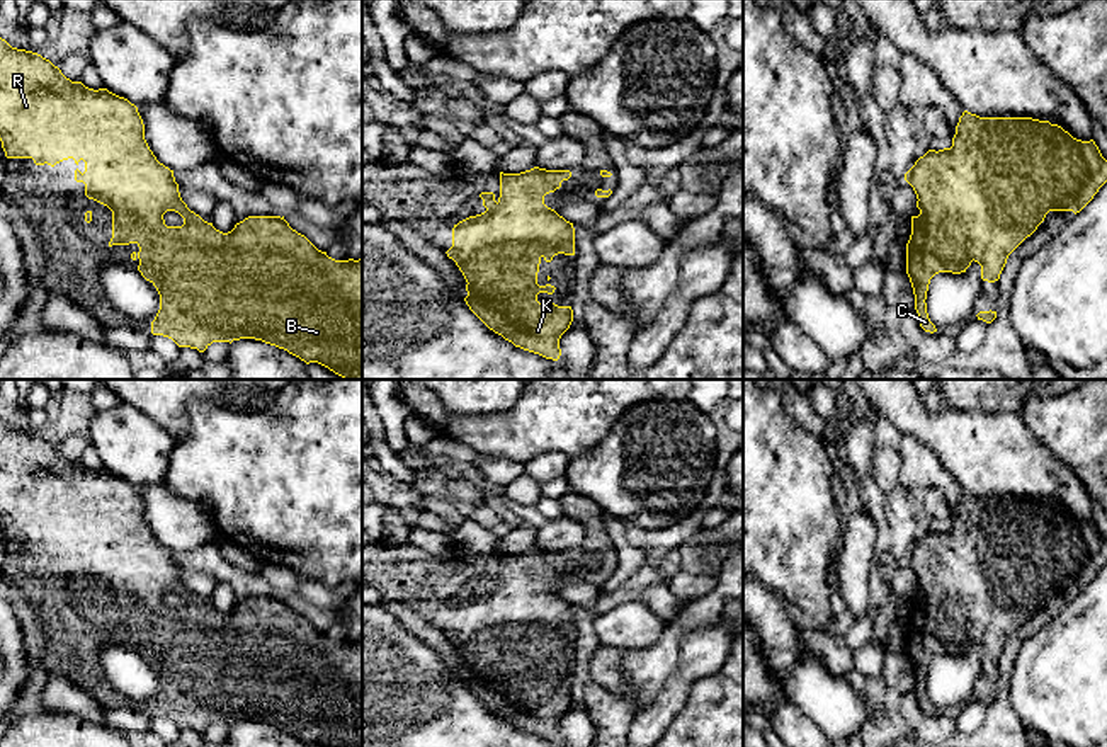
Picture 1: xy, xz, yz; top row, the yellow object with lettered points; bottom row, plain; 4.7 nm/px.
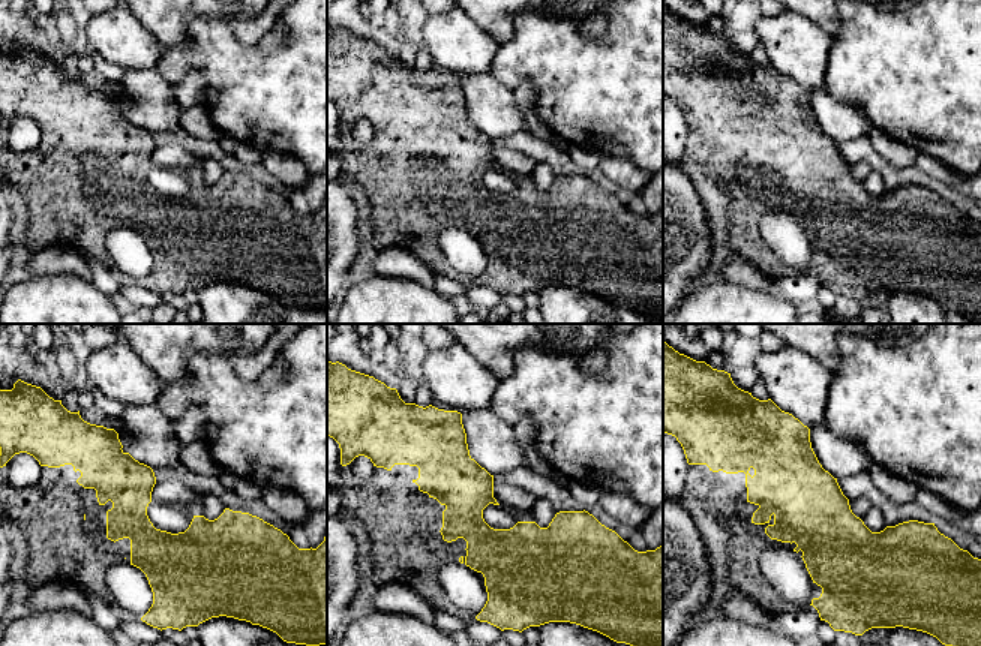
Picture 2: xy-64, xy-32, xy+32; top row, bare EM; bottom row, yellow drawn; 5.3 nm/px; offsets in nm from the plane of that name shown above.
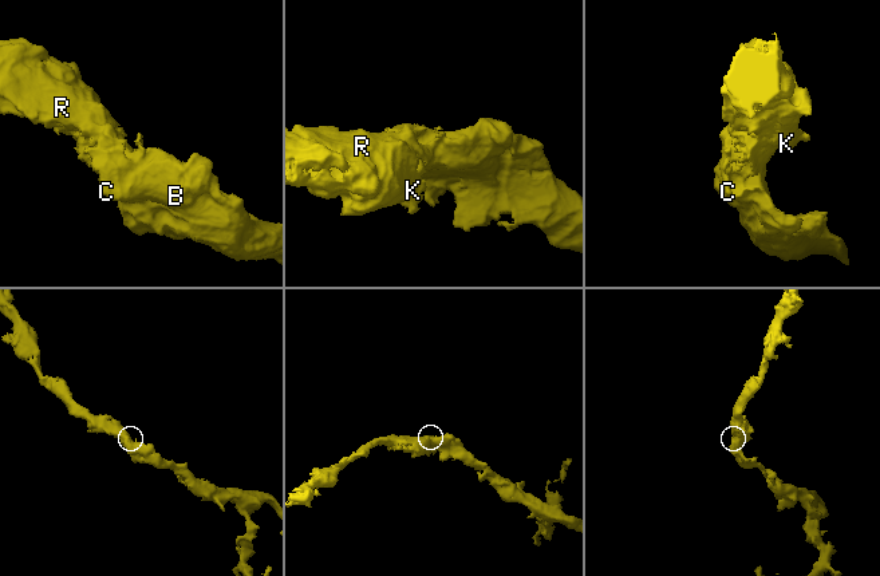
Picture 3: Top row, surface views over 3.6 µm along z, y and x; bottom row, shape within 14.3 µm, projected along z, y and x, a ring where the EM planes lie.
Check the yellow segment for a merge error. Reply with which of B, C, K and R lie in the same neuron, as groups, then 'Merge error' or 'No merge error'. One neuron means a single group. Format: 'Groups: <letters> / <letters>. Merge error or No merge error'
Groups: B C K R. No merge error

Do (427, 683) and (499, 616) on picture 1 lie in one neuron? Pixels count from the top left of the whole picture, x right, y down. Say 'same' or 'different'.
different

